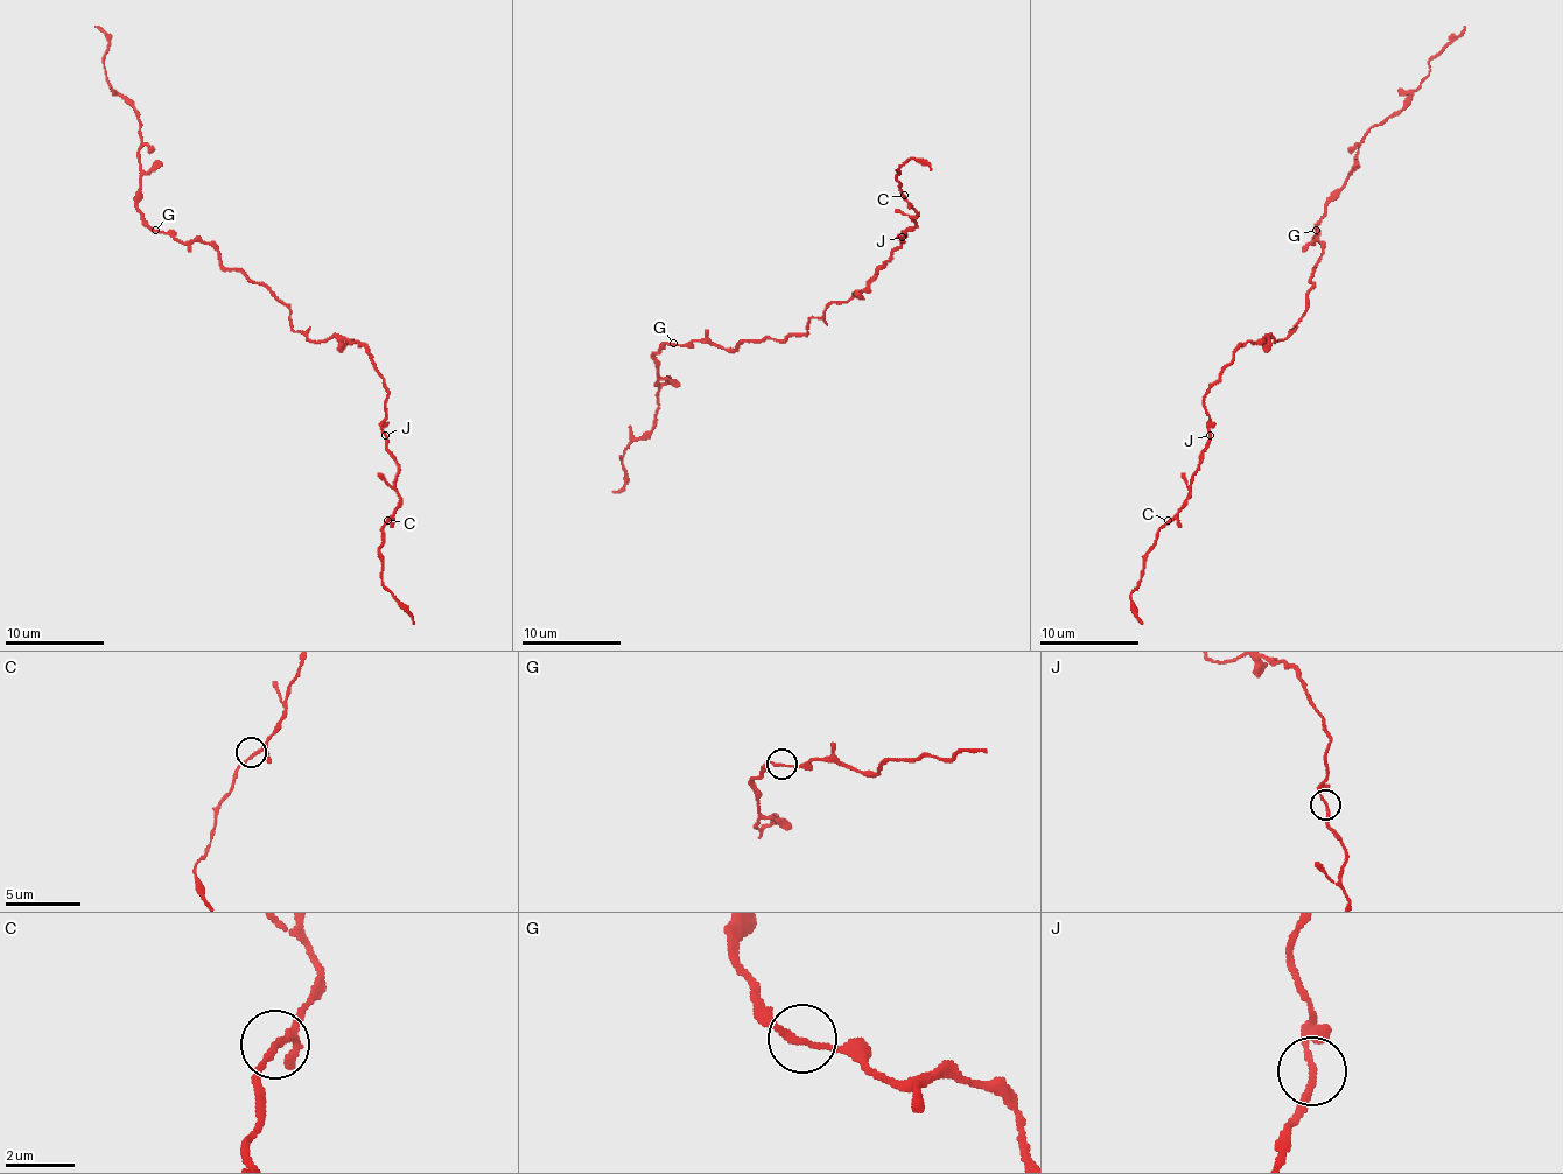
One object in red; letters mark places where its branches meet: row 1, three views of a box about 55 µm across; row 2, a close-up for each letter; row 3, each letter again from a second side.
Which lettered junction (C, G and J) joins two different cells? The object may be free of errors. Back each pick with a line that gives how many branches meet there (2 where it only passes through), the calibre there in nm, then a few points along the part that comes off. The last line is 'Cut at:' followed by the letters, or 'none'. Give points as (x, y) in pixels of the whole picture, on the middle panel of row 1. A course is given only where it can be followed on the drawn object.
Cut at: none

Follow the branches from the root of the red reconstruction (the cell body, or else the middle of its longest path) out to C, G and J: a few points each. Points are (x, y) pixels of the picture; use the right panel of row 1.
C: (1304, 314), (1284, 338), (1264, 336), (1242, 343), (1205, 395), (1210, 440), (1187, 503), (1168, 520)
G: (1304, 314), (1311, 269), (1322, 254), (1322, 244), (1313, 241), (1316, 230)
J: (1304, 314), (1284, 338), (1264, 336), (1234, 351), (1205, 395), (1210, 435)

